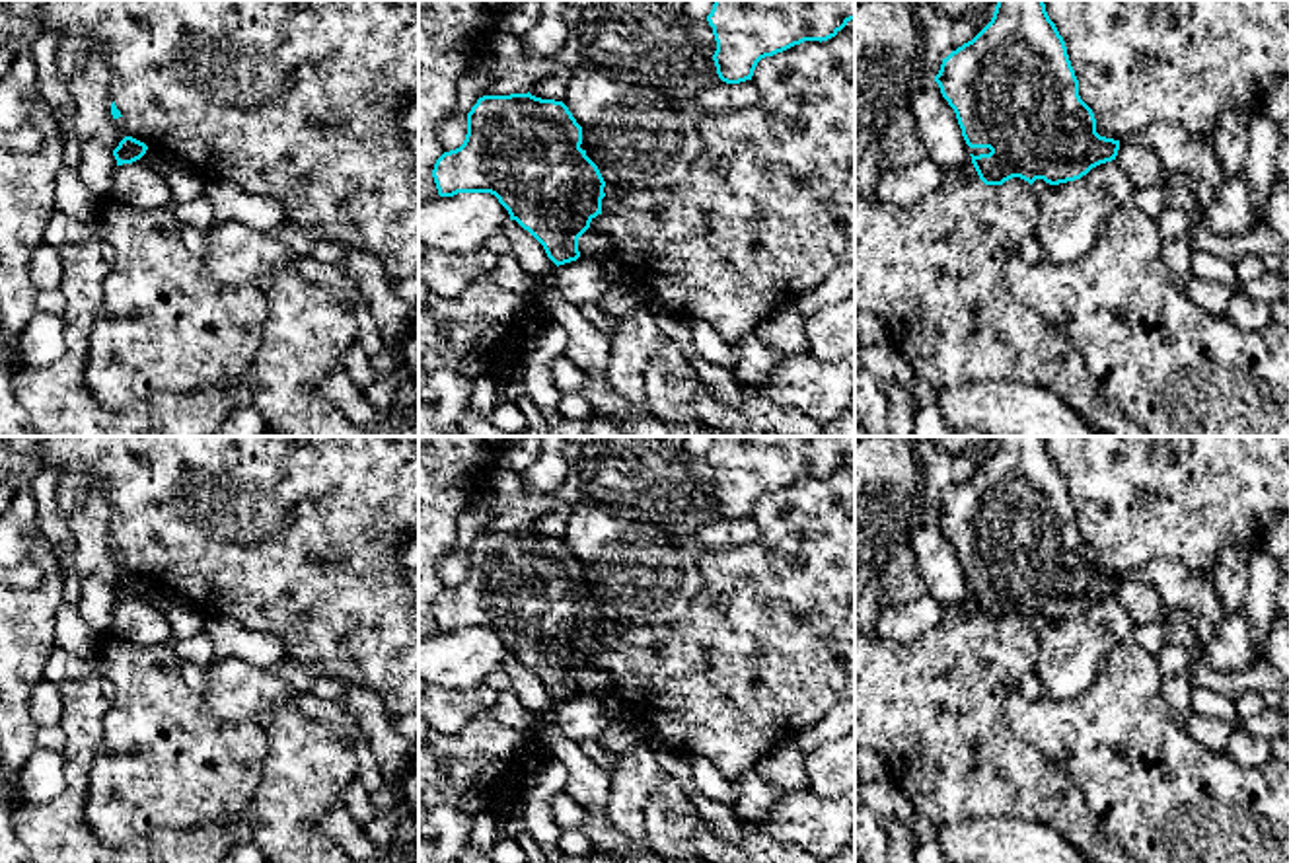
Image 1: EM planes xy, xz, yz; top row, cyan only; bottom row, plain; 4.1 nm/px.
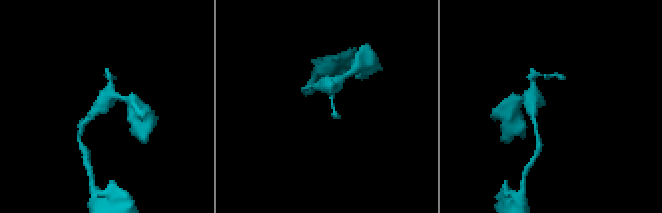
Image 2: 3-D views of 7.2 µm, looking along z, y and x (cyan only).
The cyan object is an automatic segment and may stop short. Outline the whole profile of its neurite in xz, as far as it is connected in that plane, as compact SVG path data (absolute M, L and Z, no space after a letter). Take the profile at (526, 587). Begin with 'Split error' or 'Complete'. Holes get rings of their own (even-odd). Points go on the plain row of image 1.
Complete. M483 532L460 584L432 606L440 633L491 629L559 703L580 694L578 674L602 651L606 618L586 592L582 563L563 538Z

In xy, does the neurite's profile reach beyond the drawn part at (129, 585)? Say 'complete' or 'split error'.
complete

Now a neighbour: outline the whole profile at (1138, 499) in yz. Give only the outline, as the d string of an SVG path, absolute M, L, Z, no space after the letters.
M1044 436L1065 477L1079 532L1092 545L1096 569L1122 577L1151 561L1178 561L1211 573L1229 544L1262 547L1270 524L1289 516L1289 436Z

